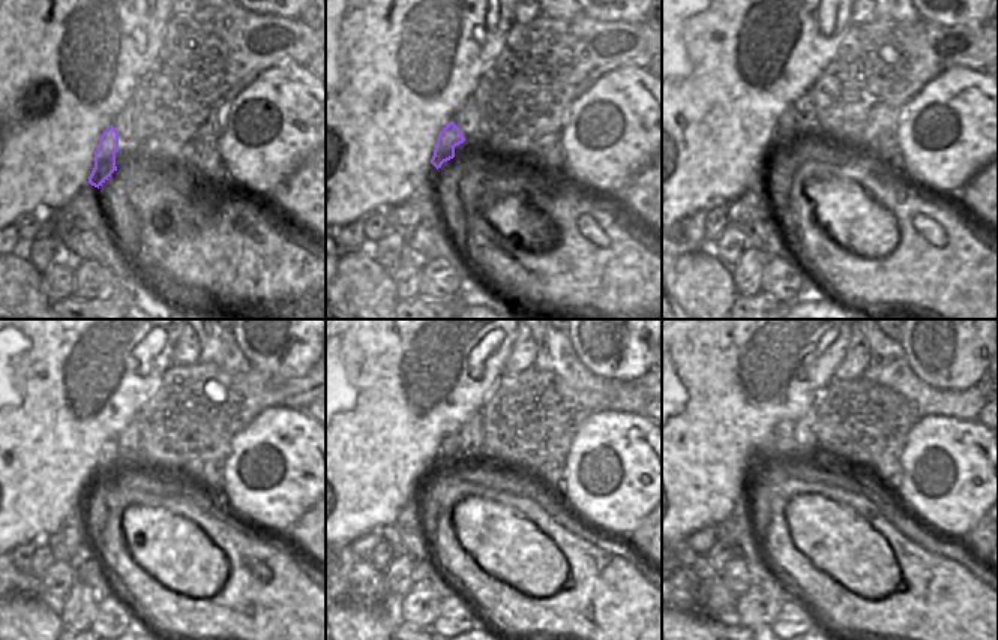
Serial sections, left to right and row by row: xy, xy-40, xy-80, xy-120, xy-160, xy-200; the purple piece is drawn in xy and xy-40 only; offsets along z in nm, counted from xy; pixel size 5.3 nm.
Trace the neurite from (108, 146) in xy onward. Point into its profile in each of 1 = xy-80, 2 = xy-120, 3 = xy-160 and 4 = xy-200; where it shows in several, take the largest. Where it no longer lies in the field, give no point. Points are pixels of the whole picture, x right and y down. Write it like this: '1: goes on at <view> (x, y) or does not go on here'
1: goes on at xy-80 (787, 140)
2: goes on at xy-120 (113, 465)
3: goes on at xy-160 (449, 445)
4: goes on at xy-200 (782, 444)

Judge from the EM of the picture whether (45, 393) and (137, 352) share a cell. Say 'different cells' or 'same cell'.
same cell

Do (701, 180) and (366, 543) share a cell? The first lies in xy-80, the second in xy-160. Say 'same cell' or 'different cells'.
different cells

